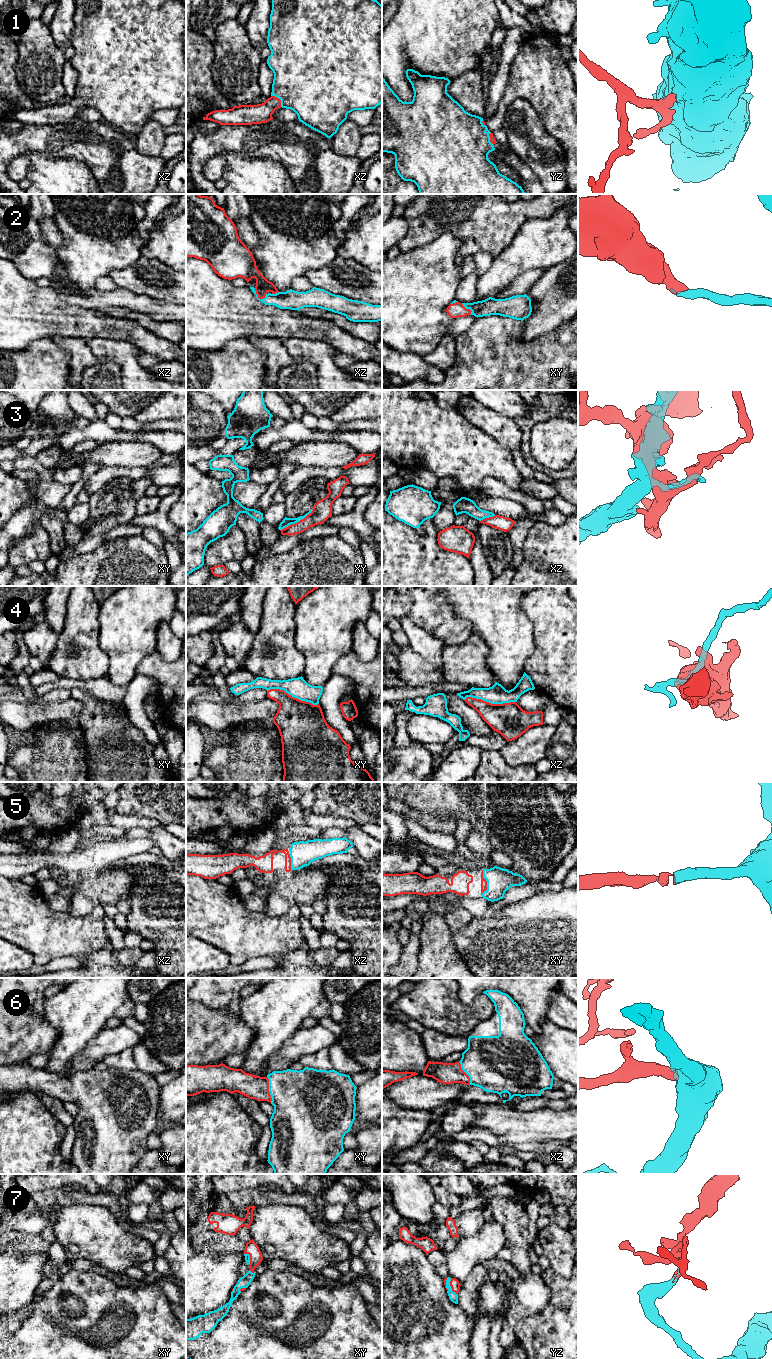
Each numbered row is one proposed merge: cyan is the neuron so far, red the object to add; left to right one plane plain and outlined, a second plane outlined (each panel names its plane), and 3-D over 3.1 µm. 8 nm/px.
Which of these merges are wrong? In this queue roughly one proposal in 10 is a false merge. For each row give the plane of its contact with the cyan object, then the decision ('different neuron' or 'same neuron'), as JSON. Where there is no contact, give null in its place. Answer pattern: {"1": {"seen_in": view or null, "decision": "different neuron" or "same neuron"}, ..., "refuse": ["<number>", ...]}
{"1": {"seen_in": "xz", "decision": "same neuron"}, "2": {"seen_in": "xz", "decision": "same neuron"}, "3": {"seen_in": "xy", "decision": "different neuron"}, "4": {"seen_in": "xy", "decision": "different neuron"}, "5": {"seen_in": "xy", "decision": "same neuron"}, "6": {"seen_in": "xy", "decision": "same neuron"}, "7": {"seen_in": "yz", "decision": "same neuron"}, "refuse": ["3", "4"]}

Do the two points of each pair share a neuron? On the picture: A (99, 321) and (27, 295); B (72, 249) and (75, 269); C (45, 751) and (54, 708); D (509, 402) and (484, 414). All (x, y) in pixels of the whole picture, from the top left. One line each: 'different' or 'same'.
A: same
B: same
C: different
D: different

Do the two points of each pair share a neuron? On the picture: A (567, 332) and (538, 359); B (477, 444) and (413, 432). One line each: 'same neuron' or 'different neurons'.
A: same neuron
B: same neuron

